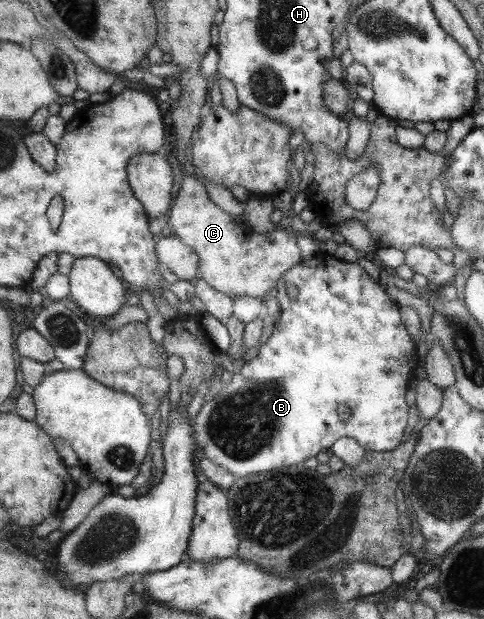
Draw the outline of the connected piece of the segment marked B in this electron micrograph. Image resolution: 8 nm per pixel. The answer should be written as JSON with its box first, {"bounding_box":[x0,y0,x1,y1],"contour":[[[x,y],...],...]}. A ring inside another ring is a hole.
{"bounding_box":[191,252,418,477],"contour":[[[320,252],[309,260],[302,260],[298,265],[284,272],[278,284],[275,285],[275,289],[275,297],[281,313],[279,321],[274,324],[272,334],[267,340],[262,341],[261,345],[258,345],[251,355],[245,358],[241,370],[231,374],[230,383],[222,385],[220,391],[211,400],[204,402],[197,415],[191,420],[194,445],[197,445],[197,449],[202,451],[203,455],[217,467],[222,467],[224,471],[228,471],[235,477],[245,477],[249,473],[263,473],[263,471],[277,469],[277,467],[289,467],[289,465],[295,465],[295,463],[309,459],[309,457],[315,457],[319,451],[329,449],[331,444],[339,438],[354,439],[364,450],[374,452],[389,452],[393,448],[397,448],[397,443],[401,441],[401,433],[403,433],[405,423],[407,423],[405,389],[407,389],[409,379],[413,379],[411,377],[413,369],[418,367],[411,337],[407,335],[407,331],[405,331],[405,327],[399,319],[397,305],[385,295],[385,291],[375,281],[371,281],[371,277],[359,265],[338,261],[333,257],[327,259],[327,255]],[[287,283],[297,289],[297,296],[294,300],[287,296],[285,290]],[[339,405],[349,409],[350,416],[345,420],[341,420],[337,416]]]}

